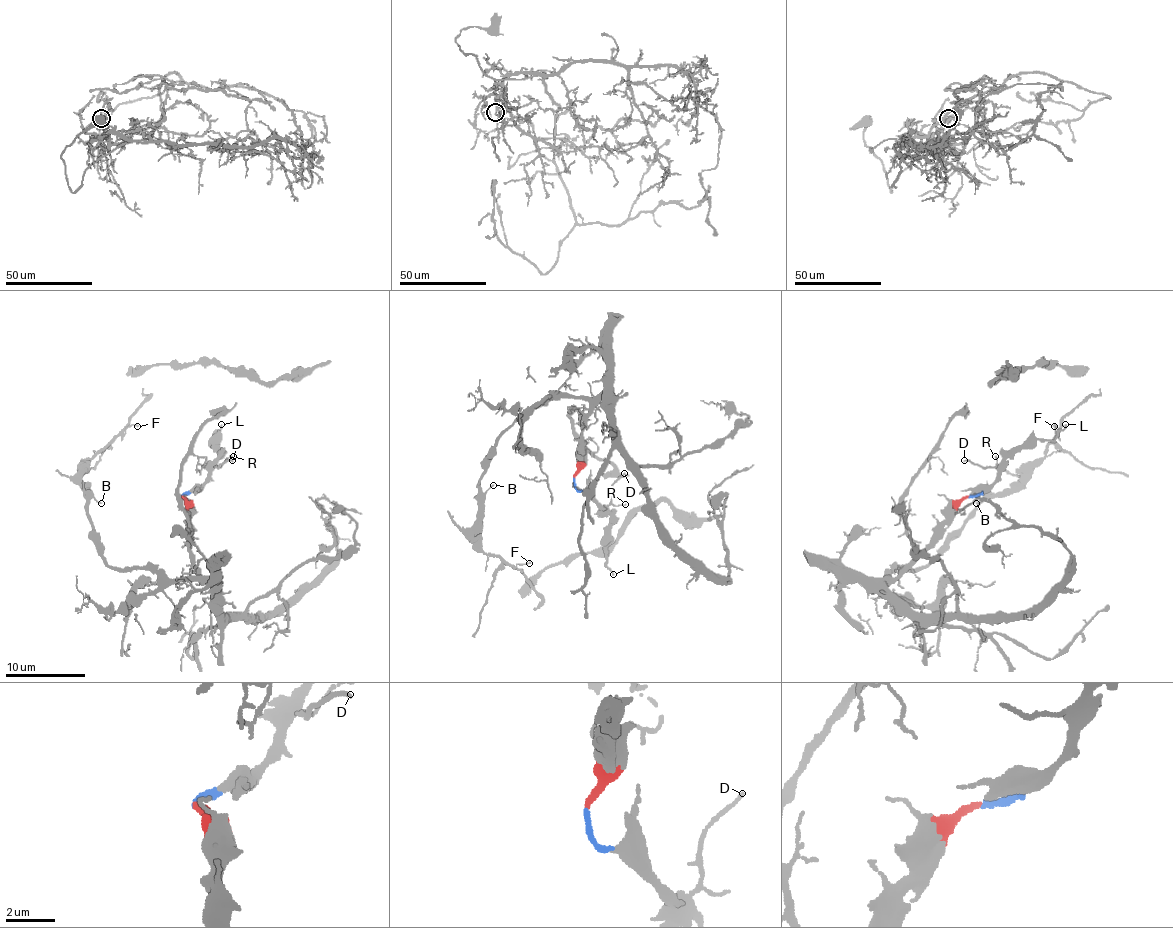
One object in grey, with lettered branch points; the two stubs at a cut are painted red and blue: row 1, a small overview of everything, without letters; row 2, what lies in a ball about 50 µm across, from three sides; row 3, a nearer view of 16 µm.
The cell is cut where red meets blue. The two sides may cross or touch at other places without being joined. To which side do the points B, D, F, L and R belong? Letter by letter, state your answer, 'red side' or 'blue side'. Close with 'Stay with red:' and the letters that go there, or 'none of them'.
B: red side
D: blue side
F: red side
L: blue side
R: blue side
Stay with red: B, F

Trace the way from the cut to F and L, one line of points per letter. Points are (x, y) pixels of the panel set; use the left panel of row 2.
F: (182, 497), (198, 577), (162, 579), (106, 561), (88, 513), (84, 467), (138, 427)
L: (182, 497), (196, 489), (218, 459), (214, 433), (222, 425)

